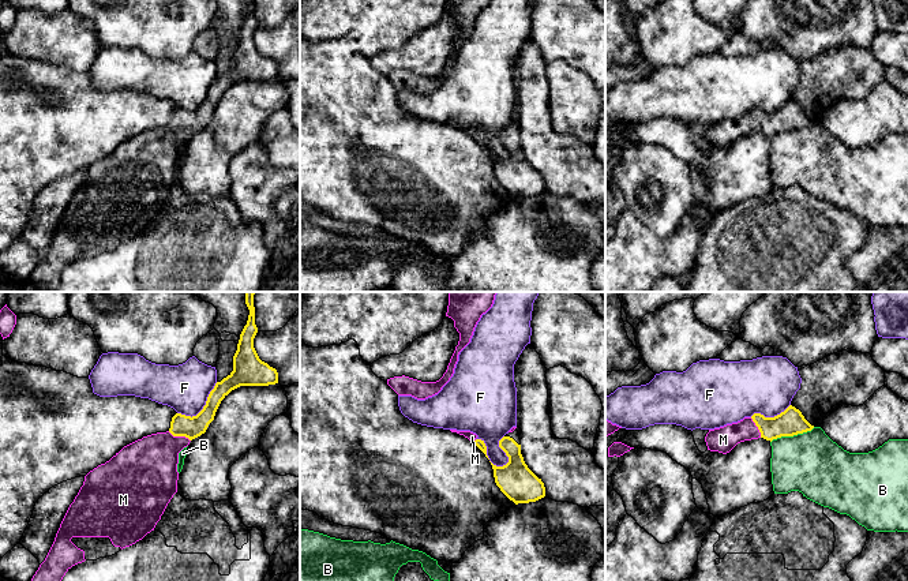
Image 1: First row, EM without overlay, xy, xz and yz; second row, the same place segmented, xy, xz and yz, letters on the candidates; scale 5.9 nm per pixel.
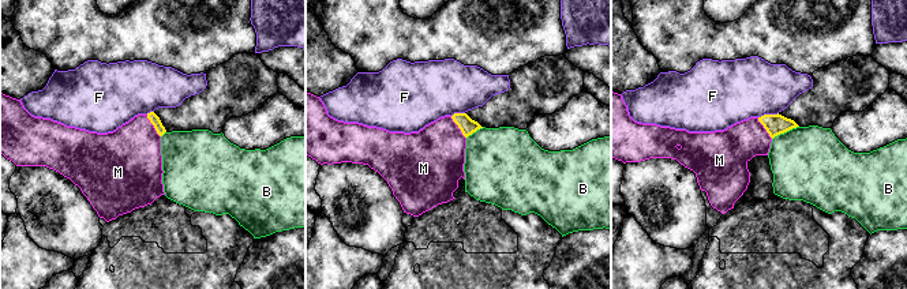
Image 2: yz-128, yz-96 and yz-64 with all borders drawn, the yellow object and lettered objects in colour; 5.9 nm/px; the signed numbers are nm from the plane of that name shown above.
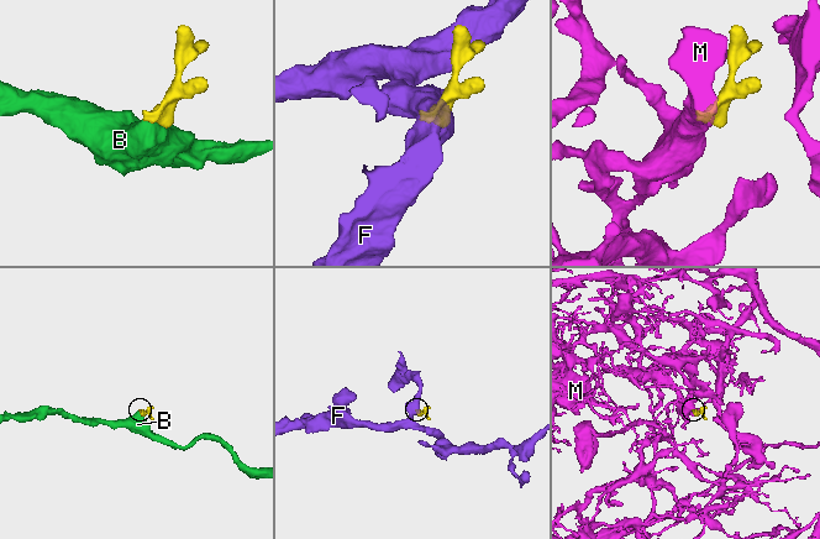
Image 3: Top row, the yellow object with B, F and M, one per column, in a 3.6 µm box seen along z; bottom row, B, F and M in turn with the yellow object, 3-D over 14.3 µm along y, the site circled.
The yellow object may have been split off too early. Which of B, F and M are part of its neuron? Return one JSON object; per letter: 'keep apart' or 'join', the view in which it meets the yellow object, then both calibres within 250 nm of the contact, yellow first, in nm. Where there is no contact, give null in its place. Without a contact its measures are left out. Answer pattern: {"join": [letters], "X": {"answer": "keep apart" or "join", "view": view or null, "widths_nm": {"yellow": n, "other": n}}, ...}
{"join": ["M"], "B": {"answer": "keep apart", "view": "yz", "widths_nm": {"yellow": 160, "other": 360}}, "F": {"answer": "keep apart", "view": "xz", "widths_nm": {"yellow": 220, "other": 280}}, "M": {"answer": "join", "view": "xy", "widths_nm": {"yellow": 130, "other": 340}}}

